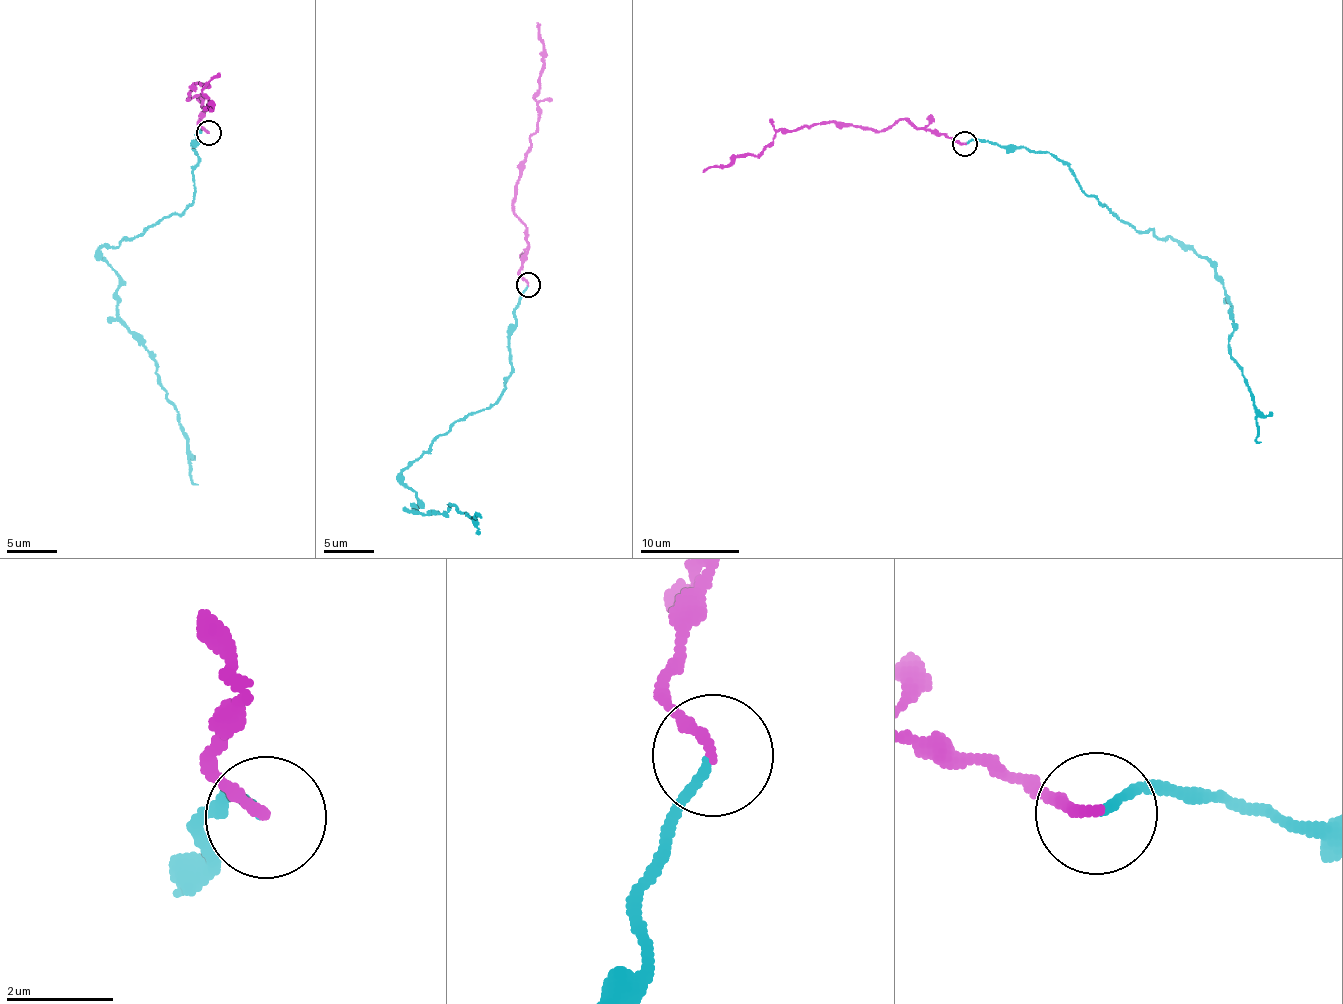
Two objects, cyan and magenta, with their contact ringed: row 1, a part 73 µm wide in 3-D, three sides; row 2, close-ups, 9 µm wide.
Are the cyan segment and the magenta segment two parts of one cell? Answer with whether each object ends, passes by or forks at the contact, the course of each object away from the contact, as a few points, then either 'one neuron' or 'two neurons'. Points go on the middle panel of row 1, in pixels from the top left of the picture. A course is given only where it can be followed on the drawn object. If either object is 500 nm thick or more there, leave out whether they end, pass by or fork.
cyan ends there; magenta ends there; cyan runs (526, 284), (501, 397), (465, 415), (402, 471), (414, 510), (441, 514), (449, 503), (481, 518); magenta runs (529, 284), (519, 273), (525, 223), (512, 204), (539, 120), (534, 99), (543, 59), (537, 22); one neuron

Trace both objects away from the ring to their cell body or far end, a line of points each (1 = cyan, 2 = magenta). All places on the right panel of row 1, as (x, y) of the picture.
1: (964, 145), (1049, 152), (1135, 229), (1209, 262), (1261, 442)
2: (964, 144), (904, 119), (880, 131), (825, 122), (779, 130), (757, 155), (702, 172)

